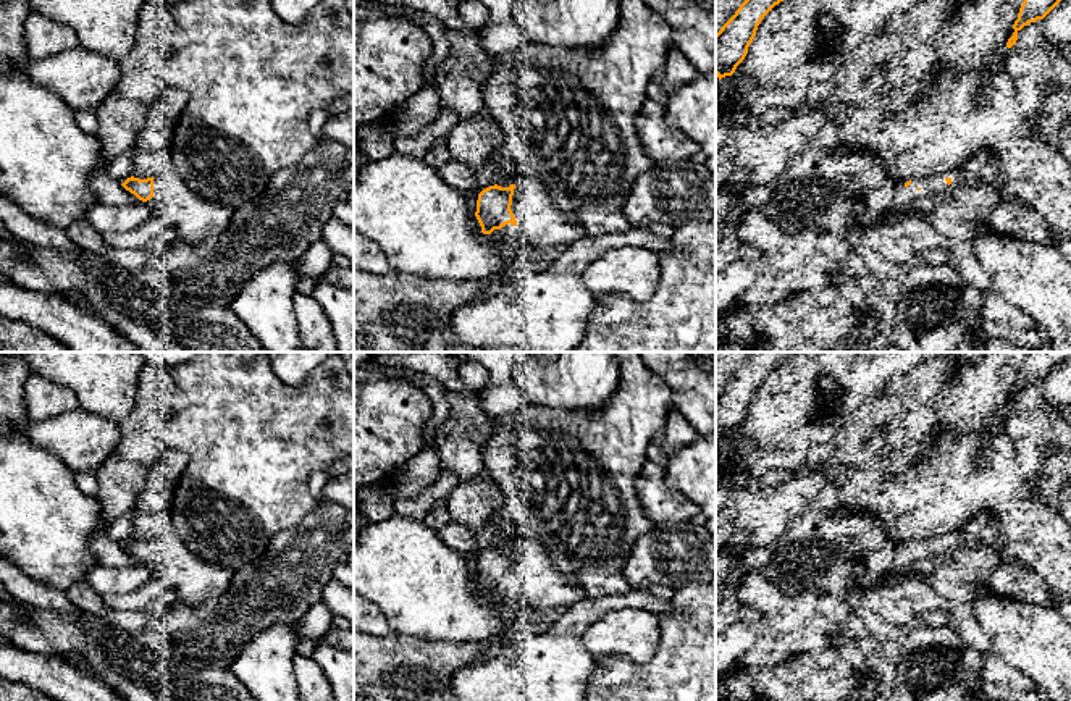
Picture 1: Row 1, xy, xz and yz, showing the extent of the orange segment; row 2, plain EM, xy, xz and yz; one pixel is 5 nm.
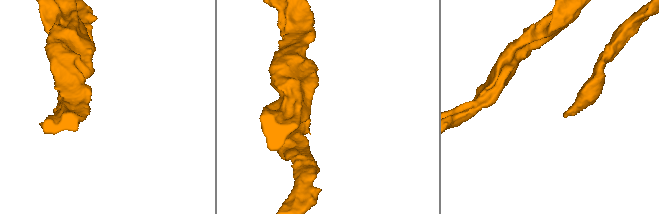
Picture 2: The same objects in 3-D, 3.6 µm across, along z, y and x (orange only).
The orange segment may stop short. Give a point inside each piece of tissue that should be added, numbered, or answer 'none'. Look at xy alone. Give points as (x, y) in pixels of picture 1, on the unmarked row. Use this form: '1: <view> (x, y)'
1: xy (196, 580)

